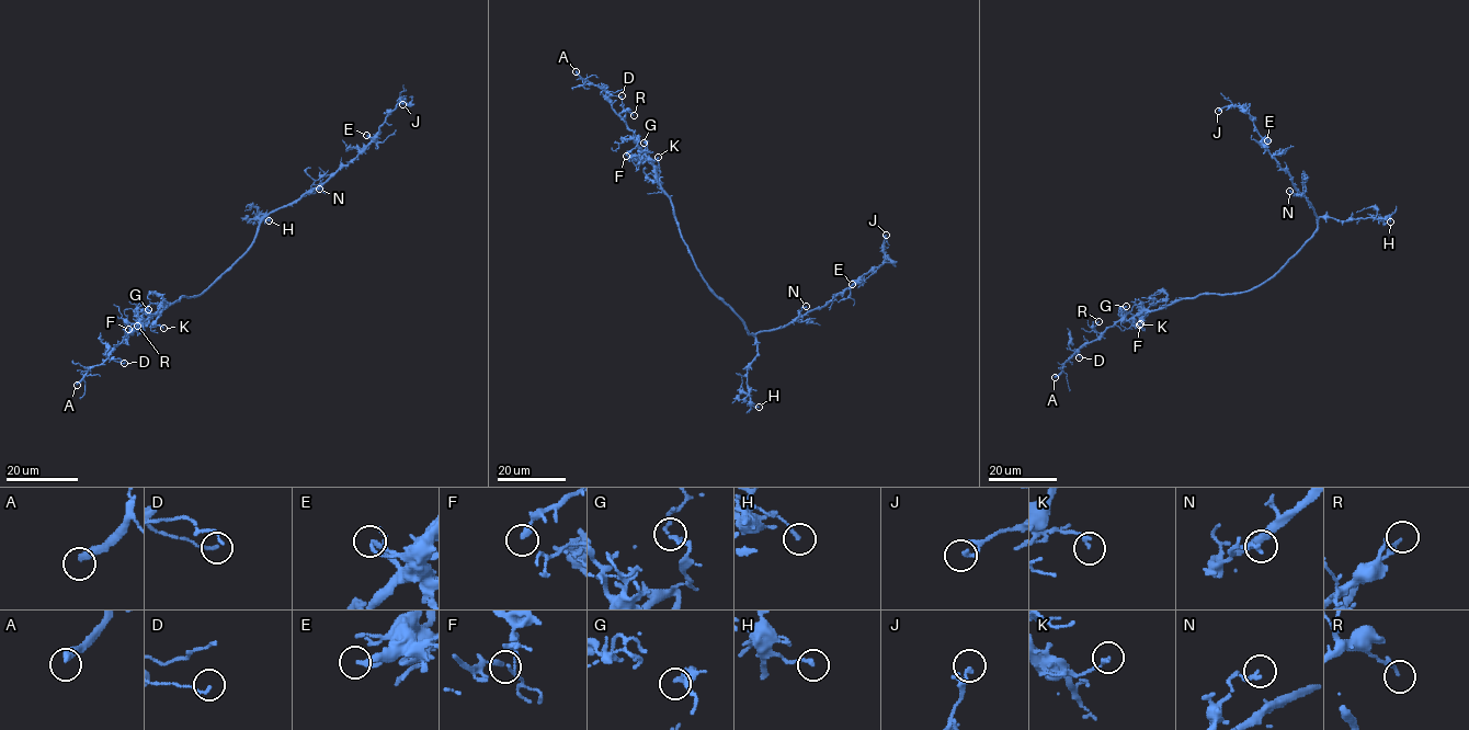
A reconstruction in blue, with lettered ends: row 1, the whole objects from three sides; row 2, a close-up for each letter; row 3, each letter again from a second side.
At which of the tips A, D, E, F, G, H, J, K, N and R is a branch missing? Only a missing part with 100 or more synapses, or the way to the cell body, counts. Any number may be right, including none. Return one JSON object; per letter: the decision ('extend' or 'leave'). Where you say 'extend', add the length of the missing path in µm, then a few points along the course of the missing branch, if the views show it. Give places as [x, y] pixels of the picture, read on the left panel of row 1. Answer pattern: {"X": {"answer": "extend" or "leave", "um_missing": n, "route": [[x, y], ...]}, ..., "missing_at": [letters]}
{"A": {"answer": "extend", "um_missing": 60, "route": [[77, 385], [49, 409], [32, 409], [24, 397], [20, 396], [21, 400], [45, 395], [47, 412]]}, "D": {"answer": "leave"}, "E": {"answer": "leave"}, "F": {"answer": "leave"}, "G": {"answer": "leave"}, "H": {"answer": "leave"}, "J": {"answer": "leave"}, "K": {"answer": "leave"}, "N": {"answer": "leave"}, "R": {"answer": "leave"}, "missing_at": ["A"]}

